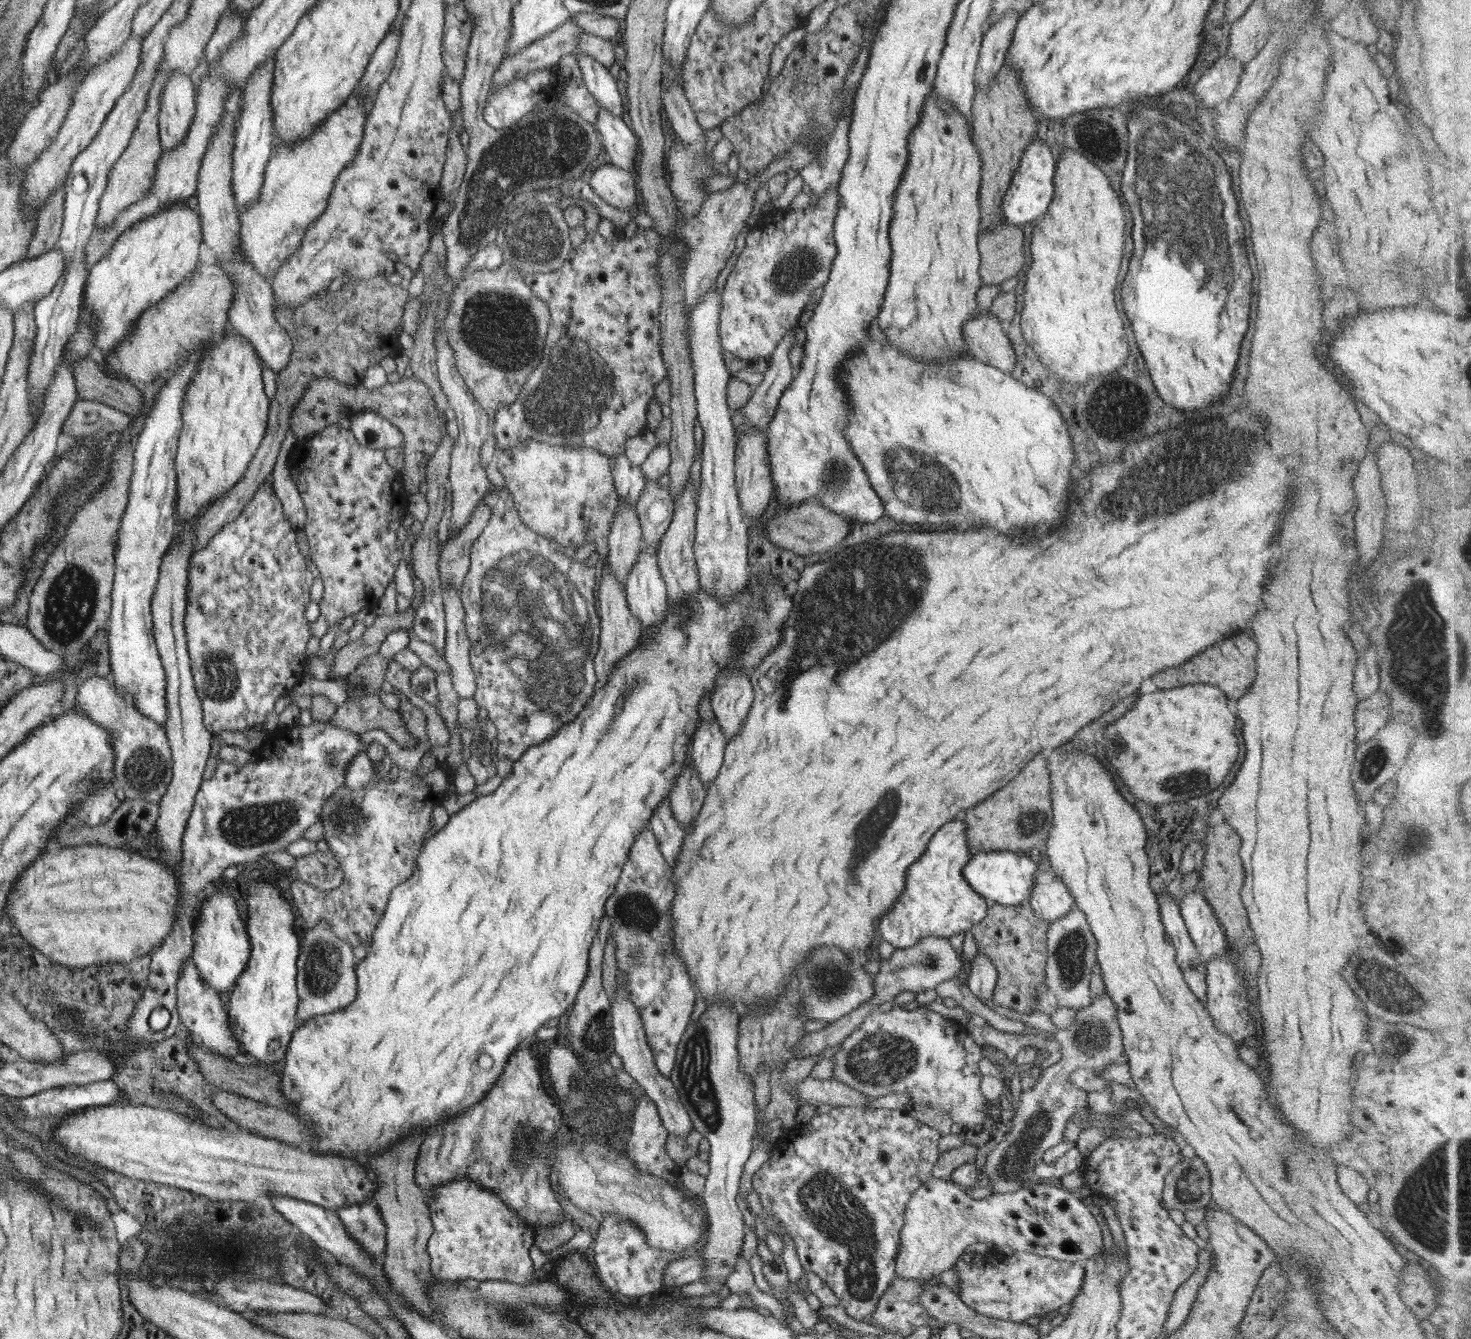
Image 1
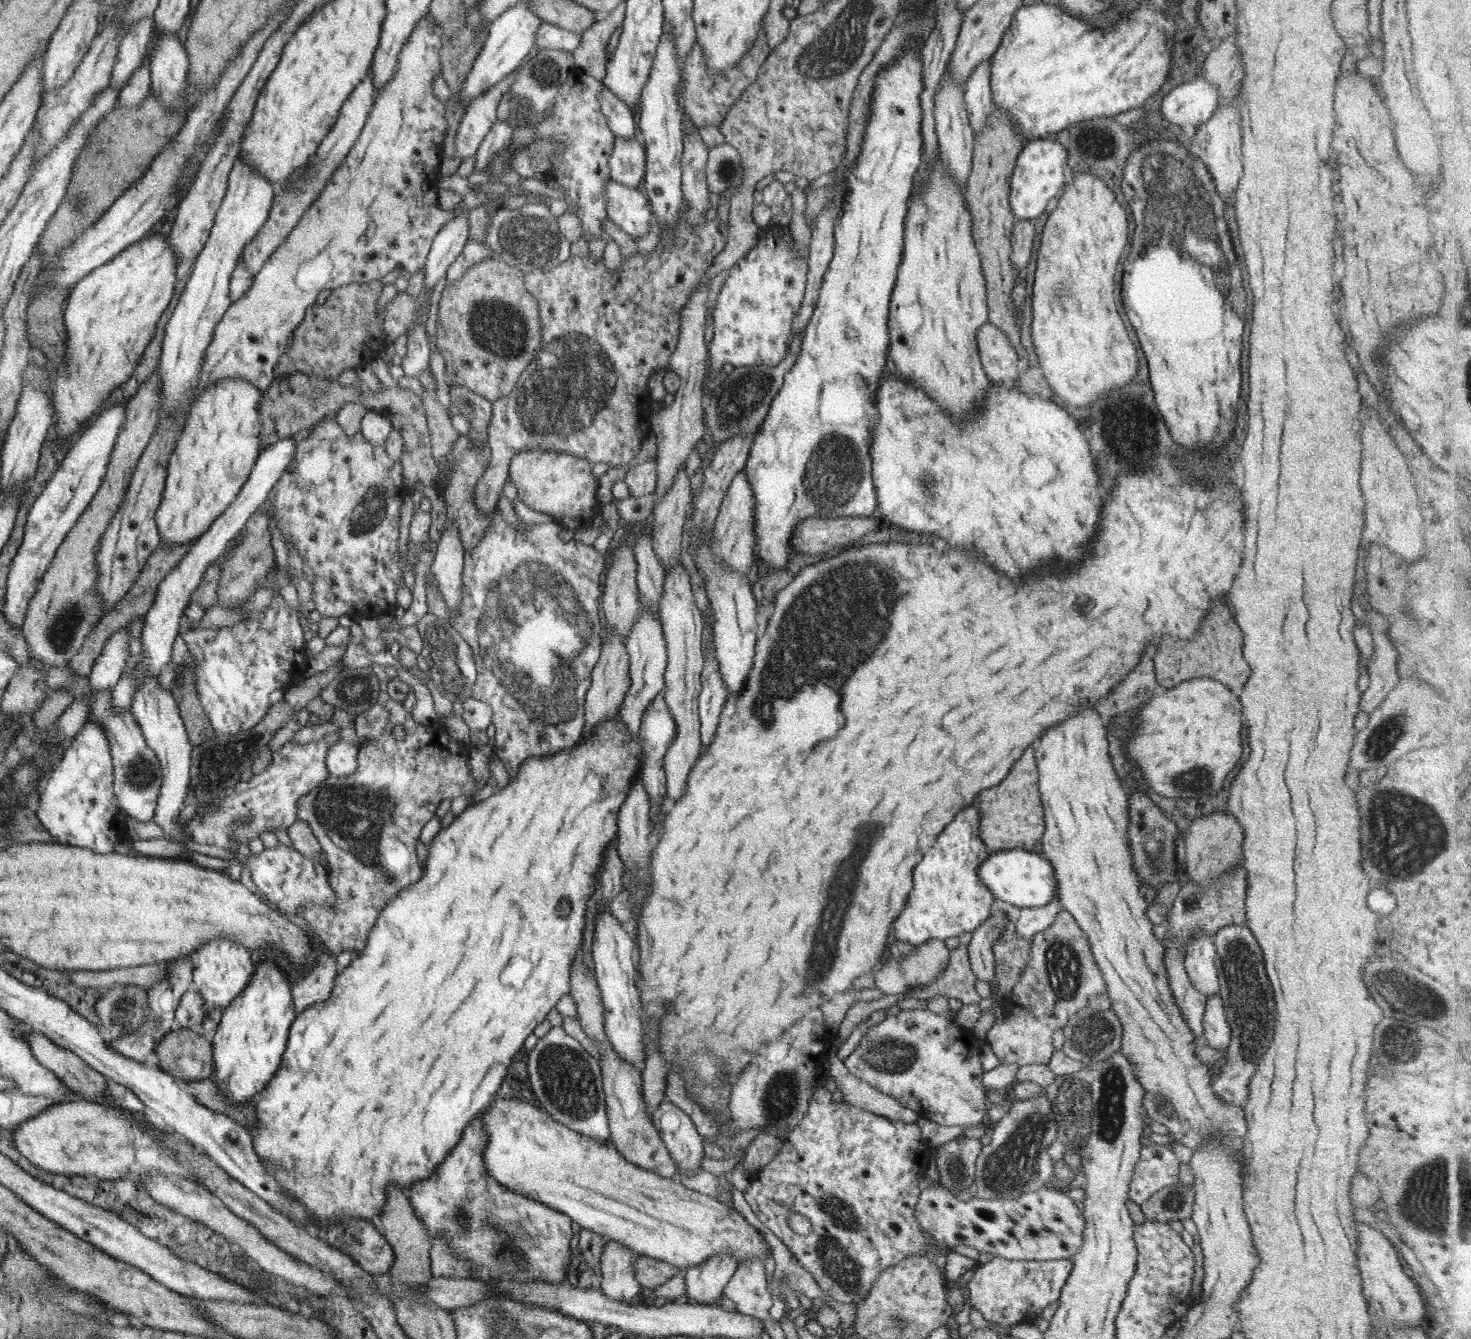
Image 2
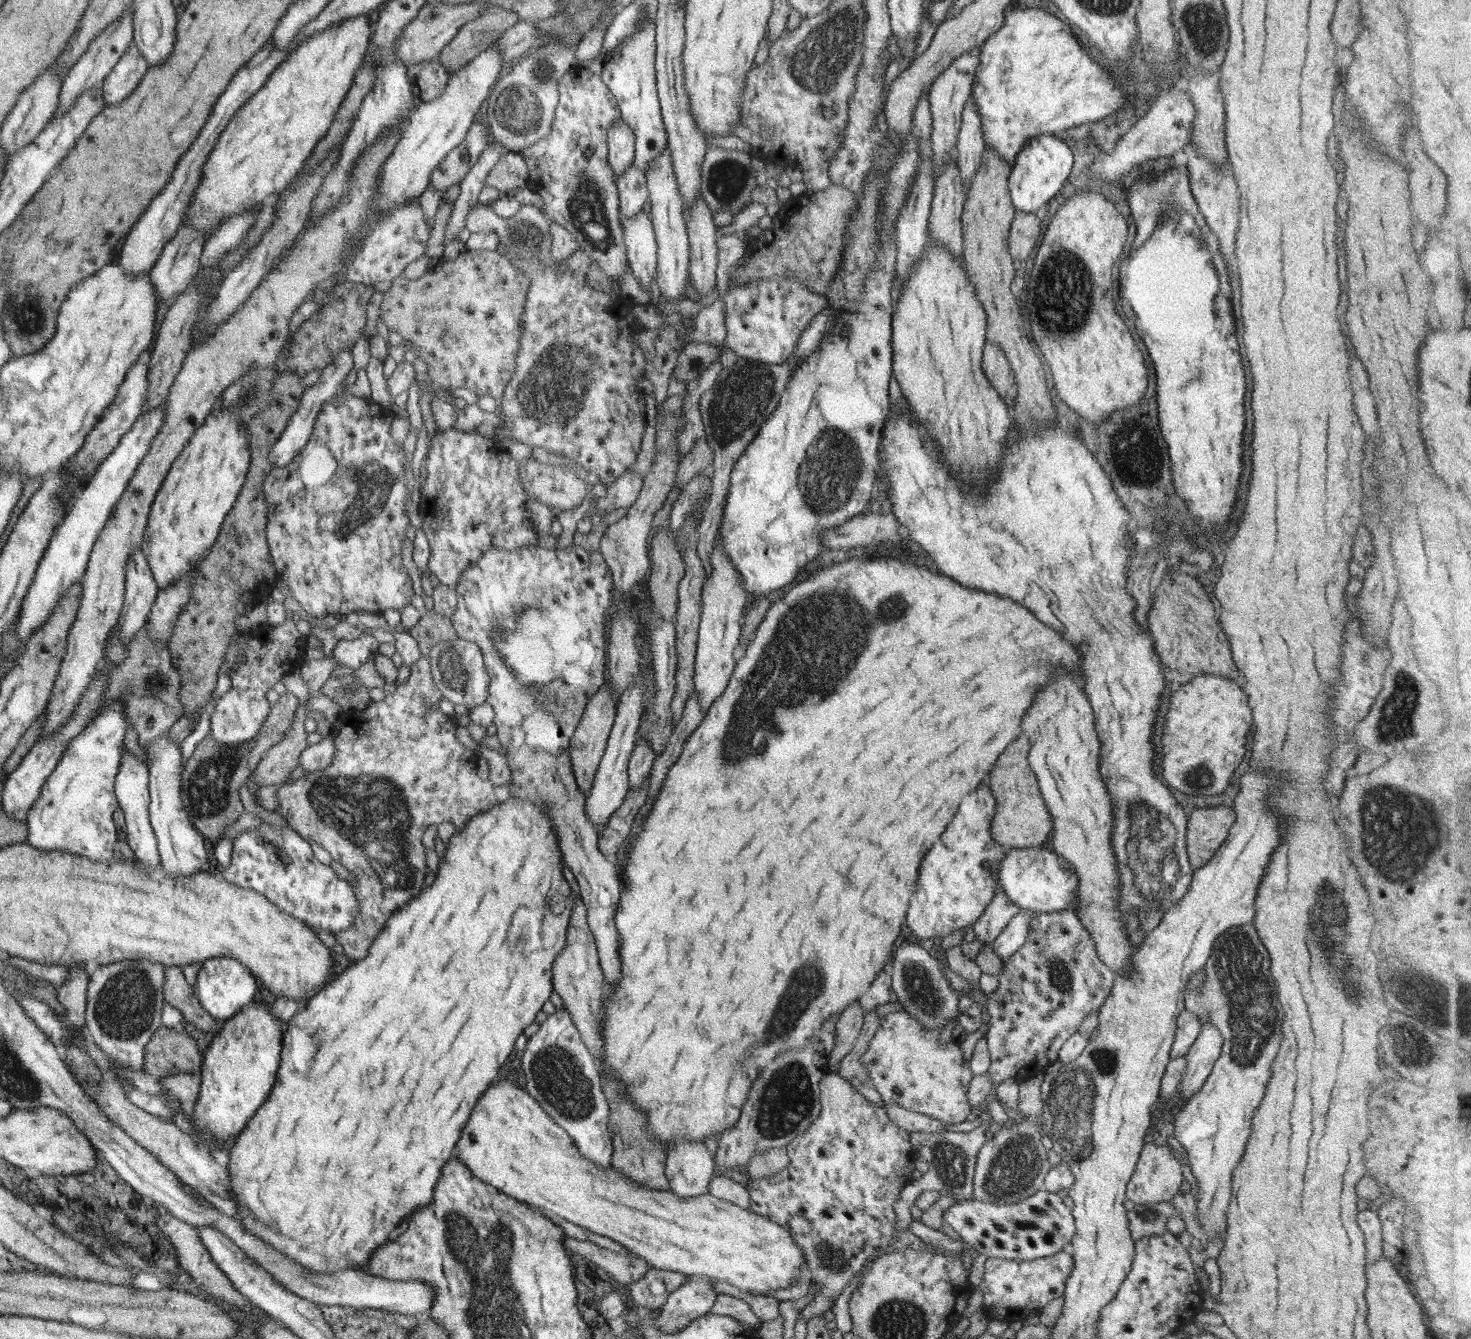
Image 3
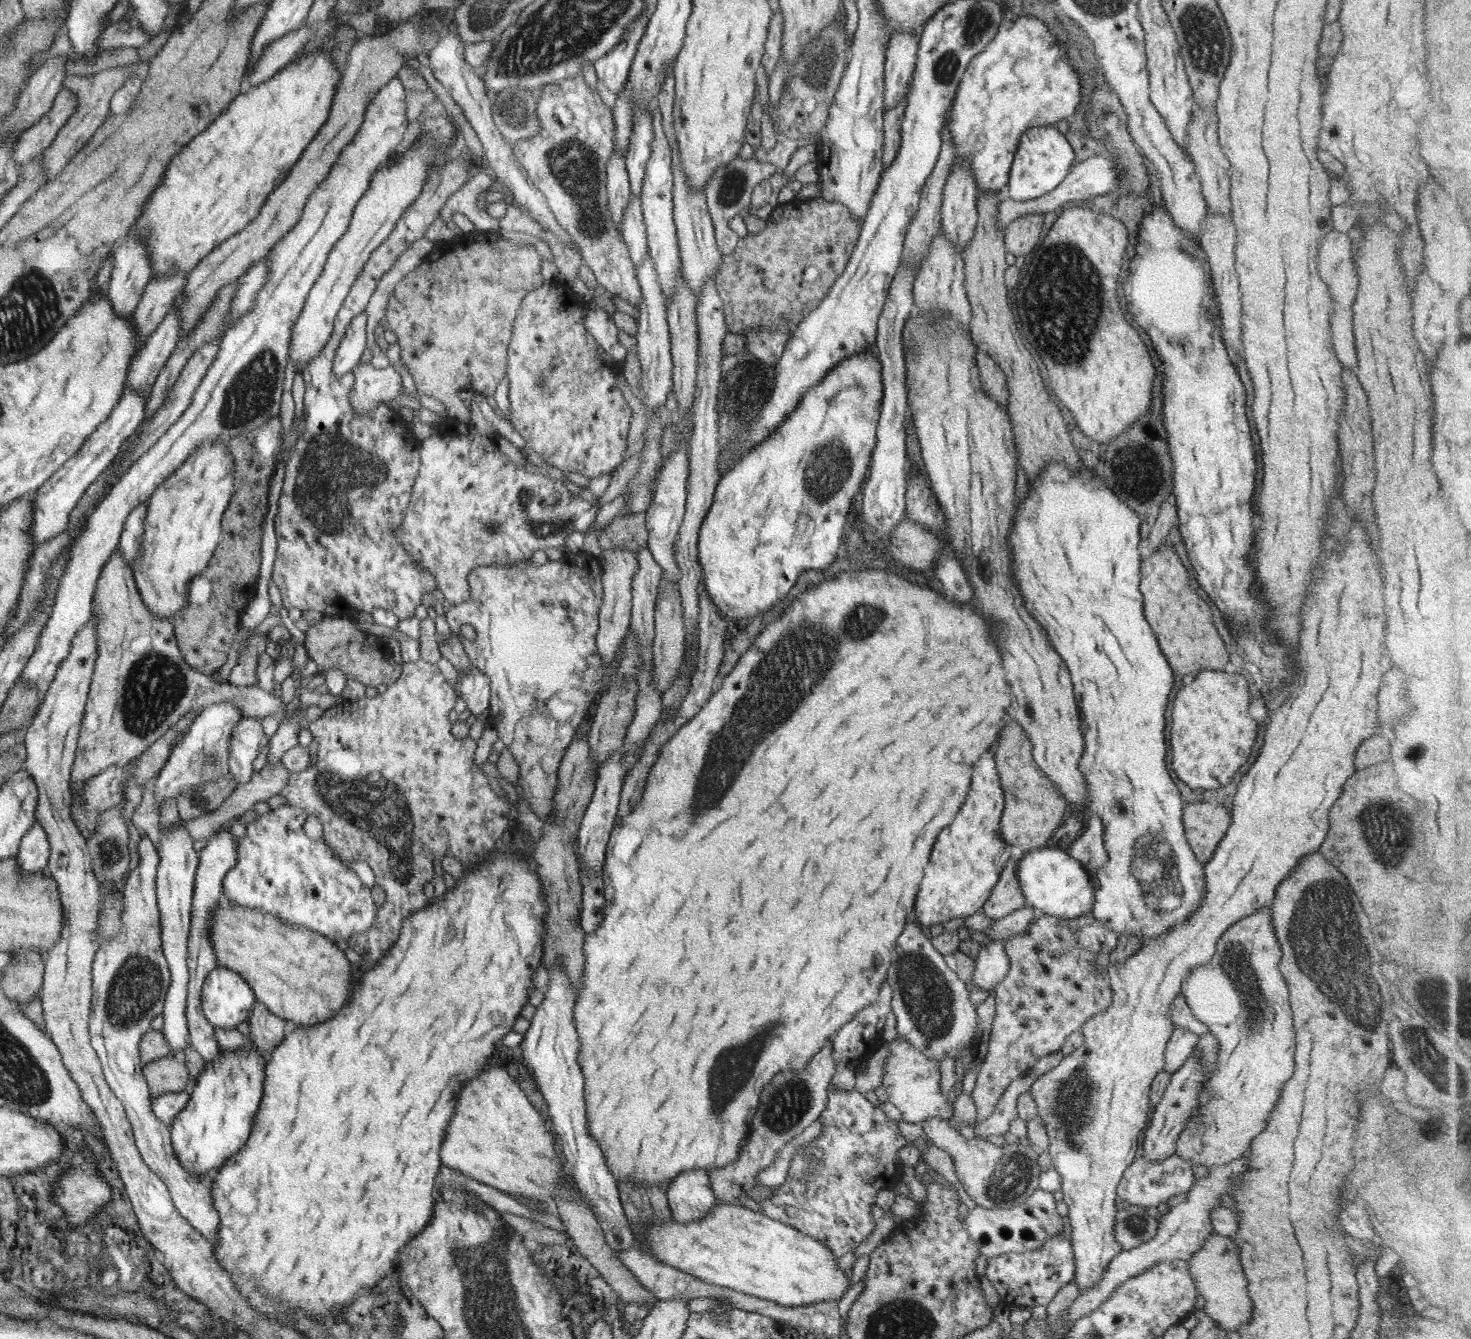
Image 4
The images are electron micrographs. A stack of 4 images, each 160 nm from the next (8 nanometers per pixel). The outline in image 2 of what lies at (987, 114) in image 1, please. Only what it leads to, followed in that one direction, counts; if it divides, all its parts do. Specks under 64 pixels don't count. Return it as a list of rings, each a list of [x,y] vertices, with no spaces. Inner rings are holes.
[[[996,106],[987,115],[985,127],[973,139],[971,166],[966,180],[966,192],[963,197],[964,205],[970,214],[971,238],[975,243],[981,272],[984,276],[984,291],[988,308],[987,321],[1008,338],[1020,358],[1020,368],[1026,369],[1028,367],[1027,357],[1025,357],[1027,354],[1018,339],[1020,324],[1015,321],[1016,316],[1019,315],[1019,309],[1013,305],[1009,297],[1015,277],[1014,268],[1009,258],[1012,250],[1009,235],[1015,221],[1015,216],[1008,203],[1009,179],[1018,152],[1025,144],[1022,136],[1015,132],[1012,127],[1009,117],[1003,111],[999,111]]]

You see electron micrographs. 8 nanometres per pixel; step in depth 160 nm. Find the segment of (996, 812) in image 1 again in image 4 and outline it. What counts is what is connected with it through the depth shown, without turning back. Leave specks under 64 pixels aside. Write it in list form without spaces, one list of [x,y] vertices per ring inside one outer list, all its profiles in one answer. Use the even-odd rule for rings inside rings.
[[[1009,722],[997,740],[995,766],[1001,780],[1001,790],[1005,796],[1005,808],[1000,816],[1001,838],[1023,852],[1047,847],[1047,840],[1063,822],[1061,817],[1067,810],[1062,794],[1053,786],[1045,773],[1034,763],[1031,743],[1024,730]]]

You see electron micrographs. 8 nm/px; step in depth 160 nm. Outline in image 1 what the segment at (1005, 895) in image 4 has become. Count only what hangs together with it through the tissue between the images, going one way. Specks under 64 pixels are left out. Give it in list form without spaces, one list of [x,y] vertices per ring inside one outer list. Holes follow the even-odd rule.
[[[979,951],[970,961],[966,984],[969,990],[984,1004],[985,1000],[992,1000],[992,992],[996,985],[996,968],[985,956]]]

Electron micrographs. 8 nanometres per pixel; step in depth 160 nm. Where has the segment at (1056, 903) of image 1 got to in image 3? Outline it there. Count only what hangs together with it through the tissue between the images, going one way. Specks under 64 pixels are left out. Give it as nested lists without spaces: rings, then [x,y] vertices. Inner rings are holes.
[[[1031,911],[1029,915],[1016,914],[989,944],[1003,961],[1006,961],[1025,942],[1031,919],[1033,919]]]

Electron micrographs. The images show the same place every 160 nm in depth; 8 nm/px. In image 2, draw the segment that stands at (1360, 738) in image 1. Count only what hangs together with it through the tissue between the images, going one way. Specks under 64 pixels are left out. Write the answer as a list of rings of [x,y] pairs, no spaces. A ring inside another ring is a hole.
[[[1369,608],[1368,624],[1372,640],[1372,655],[1366,662],[1369,684],[1358,700],[1361,711],[1369,714],[1389,690],[1397,684],[1395,660],[1397,651],[1387,635],[1387,619],[1383,614]]]

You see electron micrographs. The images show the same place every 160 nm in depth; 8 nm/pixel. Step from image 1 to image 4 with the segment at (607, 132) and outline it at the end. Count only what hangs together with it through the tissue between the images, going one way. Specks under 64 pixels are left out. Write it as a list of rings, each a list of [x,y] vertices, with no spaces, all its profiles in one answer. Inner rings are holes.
[[[630,195],[620,222],[620,237],[627,247],[634,269],[646,256],[646,232],[640,204],[639,195]]]

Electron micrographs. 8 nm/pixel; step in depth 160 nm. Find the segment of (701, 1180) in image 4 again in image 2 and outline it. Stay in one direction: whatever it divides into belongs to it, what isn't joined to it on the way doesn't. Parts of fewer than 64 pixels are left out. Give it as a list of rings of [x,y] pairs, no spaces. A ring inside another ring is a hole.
[[[664,1098],[657,1109],[651,1114],[652,1125],[656,1128],[657,1134],[665,1144],[665,1149],[669,1151],[676,1164],[676,1174],[680,1176],[690,1176],[700,1170],[699,1162],[703,1158],[702,1136],[695,1131],[691,1119],[683,1113],[677,1106],[672,1105],[668,1099]]]

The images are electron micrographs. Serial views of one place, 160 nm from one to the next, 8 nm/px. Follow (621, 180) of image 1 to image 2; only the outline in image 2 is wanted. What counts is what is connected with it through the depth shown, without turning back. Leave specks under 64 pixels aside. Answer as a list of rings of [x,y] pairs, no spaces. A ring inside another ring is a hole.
[[[610,177],[605,183],[604,197],[608,220],[631,239],[647,234],[650,206],[637,189],[627,189]]]

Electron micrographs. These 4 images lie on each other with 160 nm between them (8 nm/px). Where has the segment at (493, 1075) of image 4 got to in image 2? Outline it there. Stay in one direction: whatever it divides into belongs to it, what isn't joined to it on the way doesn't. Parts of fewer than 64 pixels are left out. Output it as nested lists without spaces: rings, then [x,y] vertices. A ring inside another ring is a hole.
[[[493,1096],[491,1102],[488,1103],[484,1113],[480,1116],[482,1129],[485,1131],[487,1142],[485,1142],[485,1148],[483,1148],[483,1165],[489,1176],[492,1176],[501,1186],[508,1188],[509,1191],[520,1194],[521,1196],[528,1196],[541,1204],[544,1204],[547,1208],[556,1209],[557,1212],[564,1213],[568,1216],[575,1224],[578,1224],[580,1228],[587,1229],[589,1232],[600,1234],[604,1239],[614,1240],[619,1244],[622,1244],[625,1248],[641,1254],[646,1257],[654,1258],[661,1262],[666,1262],[671,1266],[676,1266],[682,1270],[691,1266],[697,1266],[704,1262],[706,1258],[715,1256],[716,1254],[722,1254],[722,1252],[728,1252],[732,1256],[737,1265],[742,1260],[748,1260],[748,1258],[758,1258],[759,1260],[765,1260],[766,1257],[766,1245],[763,1237],[759,1234],[759,1231],[755,1229],[753,1225],[743,1220],[741,1214],[733,1207],[730,1209],[725,1206],[722,1202],[712,1196],[695,1192],[690,1188],[685,1188],[681,1183],[677,1182],[674,1178],[663,1178],[658,1174],[643,1170],[642,1168],[636,1167],[634,1164],[627,1162],[617,1151],[613,1148],[610,1142],[597,1141],[595,1138],[589,1138],[583,1136],[579,1132],[575,1132],[573,1129],[565,1128],[565,1125],[559,1124],[554,1121],[548,1113],[541,1112],[541,1109],[532,1104],[529,1104],[519,1098],[513,1096]]]

